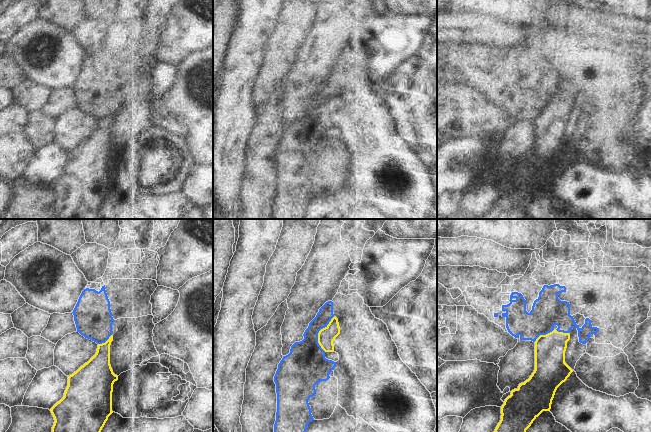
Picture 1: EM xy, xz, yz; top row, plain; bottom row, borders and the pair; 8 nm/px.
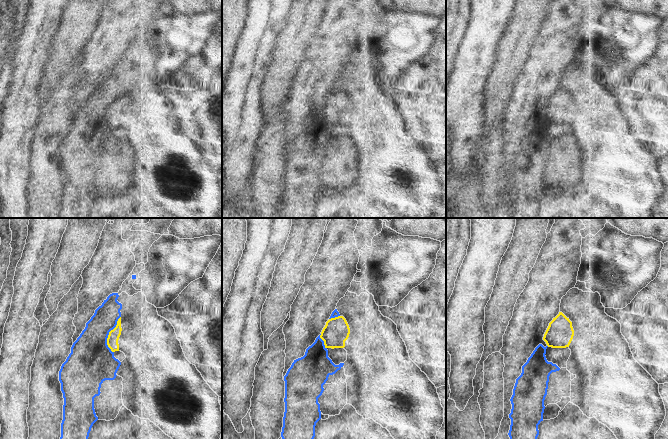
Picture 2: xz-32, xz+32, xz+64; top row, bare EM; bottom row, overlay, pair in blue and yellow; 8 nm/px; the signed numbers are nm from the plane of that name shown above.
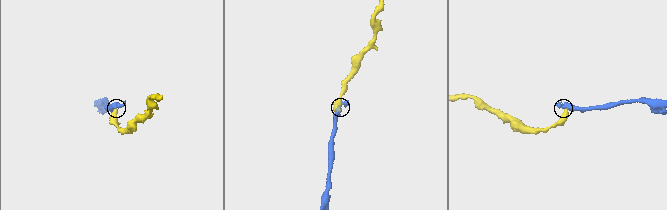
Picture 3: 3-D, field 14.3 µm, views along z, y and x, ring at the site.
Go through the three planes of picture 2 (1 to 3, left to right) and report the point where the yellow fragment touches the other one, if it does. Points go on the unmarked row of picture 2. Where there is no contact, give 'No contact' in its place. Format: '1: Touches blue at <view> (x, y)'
1: Touches blue at xz-32 (108, 110)
2: Touches blue at xz+32 (323, 117)
3: No contact.

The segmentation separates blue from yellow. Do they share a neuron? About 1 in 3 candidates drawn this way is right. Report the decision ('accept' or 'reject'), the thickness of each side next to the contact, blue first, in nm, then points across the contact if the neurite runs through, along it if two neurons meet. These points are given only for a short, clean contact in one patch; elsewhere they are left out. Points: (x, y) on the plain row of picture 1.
reject; calibres 320 and 140 nm; border xz (333, 92), (318, 109), (318, 120), (325, 128)

